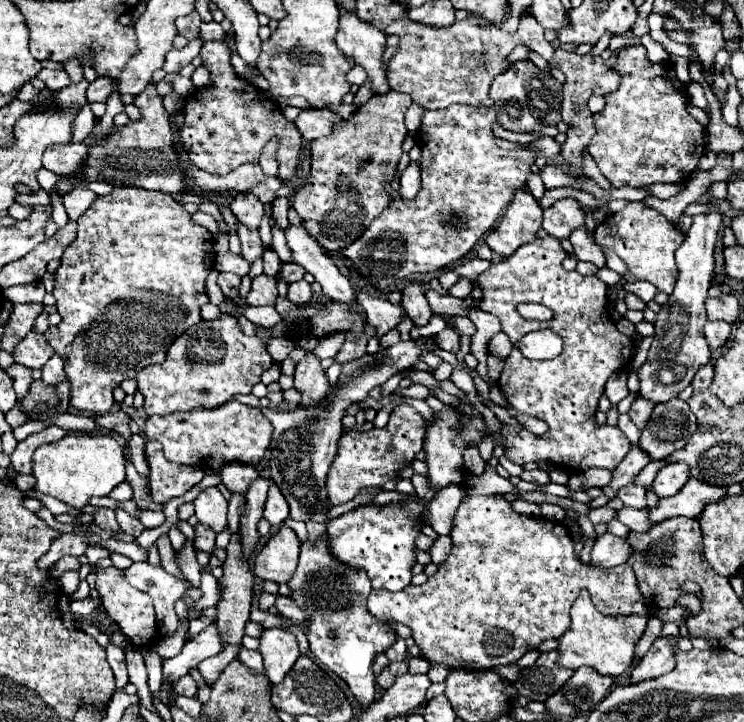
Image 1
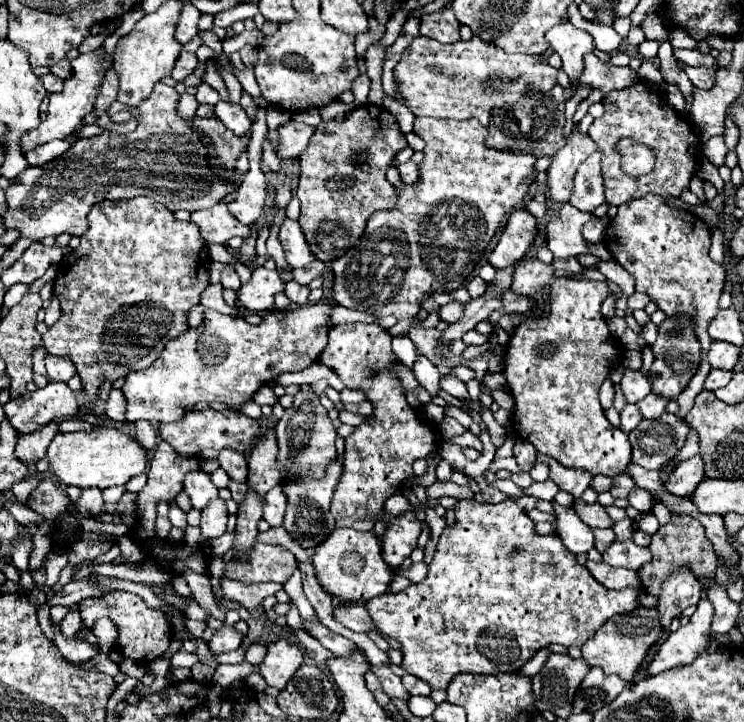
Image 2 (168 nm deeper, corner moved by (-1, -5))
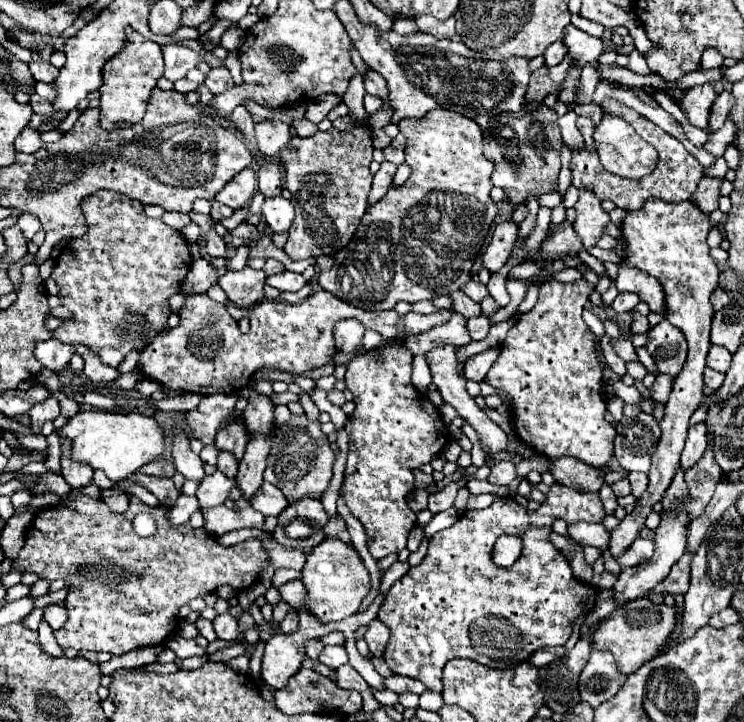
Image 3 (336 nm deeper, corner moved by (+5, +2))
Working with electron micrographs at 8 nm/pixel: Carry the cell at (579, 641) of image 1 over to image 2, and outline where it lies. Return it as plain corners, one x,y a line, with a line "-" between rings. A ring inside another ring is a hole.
634,609
632,613
616,615
608,619
584,645
582,645
582,659
590,667
600,667
608,675
618,675
624,681
632,681
636,669
644,661
648,649
656,643
662,633
660,617
656,609

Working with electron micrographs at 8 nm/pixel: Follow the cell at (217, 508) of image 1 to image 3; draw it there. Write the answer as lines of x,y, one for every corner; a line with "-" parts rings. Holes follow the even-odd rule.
178,430
174,434
172,442
172,458
174,466
180,474
184,474
188,480
202,480
204,478
204,462
198,454
190,450
190,438
184,430

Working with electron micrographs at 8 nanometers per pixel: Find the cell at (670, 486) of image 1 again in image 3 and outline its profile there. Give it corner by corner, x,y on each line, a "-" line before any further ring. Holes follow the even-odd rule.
700,422
696,426
688,428
688,438
686,438
686,446
682,450
682,458
680,458
680,466
682,470
692,468
700,456
706,450
706,424

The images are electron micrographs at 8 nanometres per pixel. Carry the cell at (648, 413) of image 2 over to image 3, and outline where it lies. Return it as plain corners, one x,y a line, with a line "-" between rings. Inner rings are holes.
658,374
656,380
654,380
654,386
648,390
652,398
656,398
658,402
666,404
668,402
668,396
670,396
670,390
672,390
672,382
674,378
666,376
666,374

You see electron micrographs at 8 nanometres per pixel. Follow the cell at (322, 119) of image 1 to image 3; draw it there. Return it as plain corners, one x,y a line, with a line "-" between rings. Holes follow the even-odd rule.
258,122
256,124
256,142
258,142
258,150
266,156
274,156
278,154
292,138
290,134
290,126
284,122

